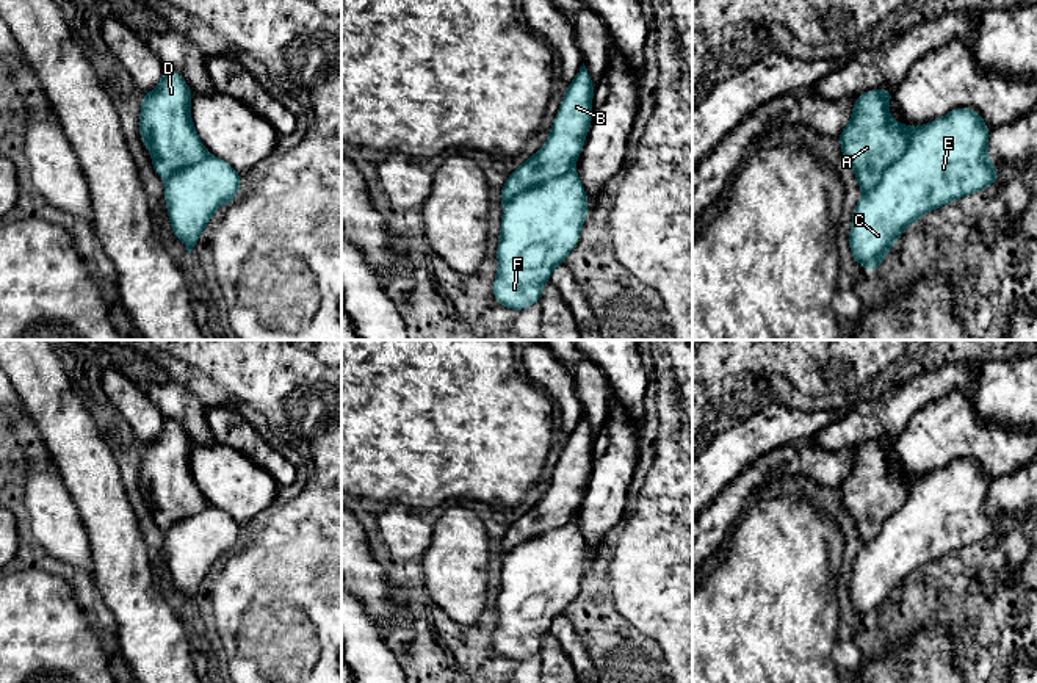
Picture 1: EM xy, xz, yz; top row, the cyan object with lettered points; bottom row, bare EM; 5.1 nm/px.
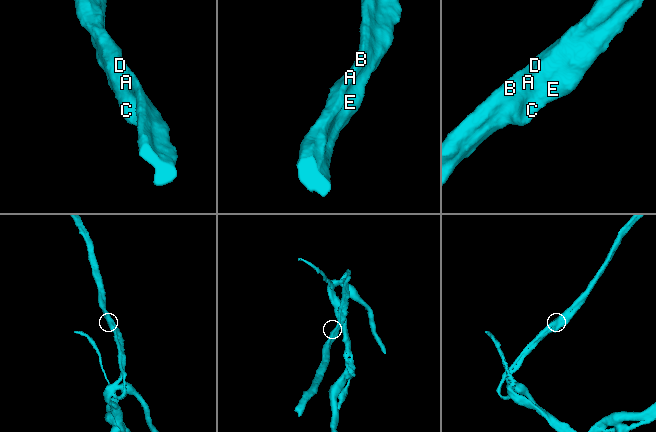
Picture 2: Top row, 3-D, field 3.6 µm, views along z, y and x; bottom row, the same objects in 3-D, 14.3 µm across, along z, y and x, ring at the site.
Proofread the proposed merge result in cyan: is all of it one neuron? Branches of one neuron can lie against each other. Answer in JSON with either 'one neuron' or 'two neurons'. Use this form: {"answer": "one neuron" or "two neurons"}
{"answer": "two neurons"}

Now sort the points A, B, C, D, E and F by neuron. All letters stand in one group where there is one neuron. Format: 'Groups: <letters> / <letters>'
Groups: A B D / C E F

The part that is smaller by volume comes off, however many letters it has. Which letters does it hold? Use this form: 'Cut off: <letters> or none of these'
Cut off: A, B, D

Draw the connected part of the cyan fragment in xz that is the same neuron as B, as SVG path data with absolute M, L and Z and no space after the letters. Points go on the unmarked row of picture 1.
M583 415L564 443L545 495L520 515L503 536L500 544L503 555L522 542L564 526L575 517L591 478L592 448L594 435Z

